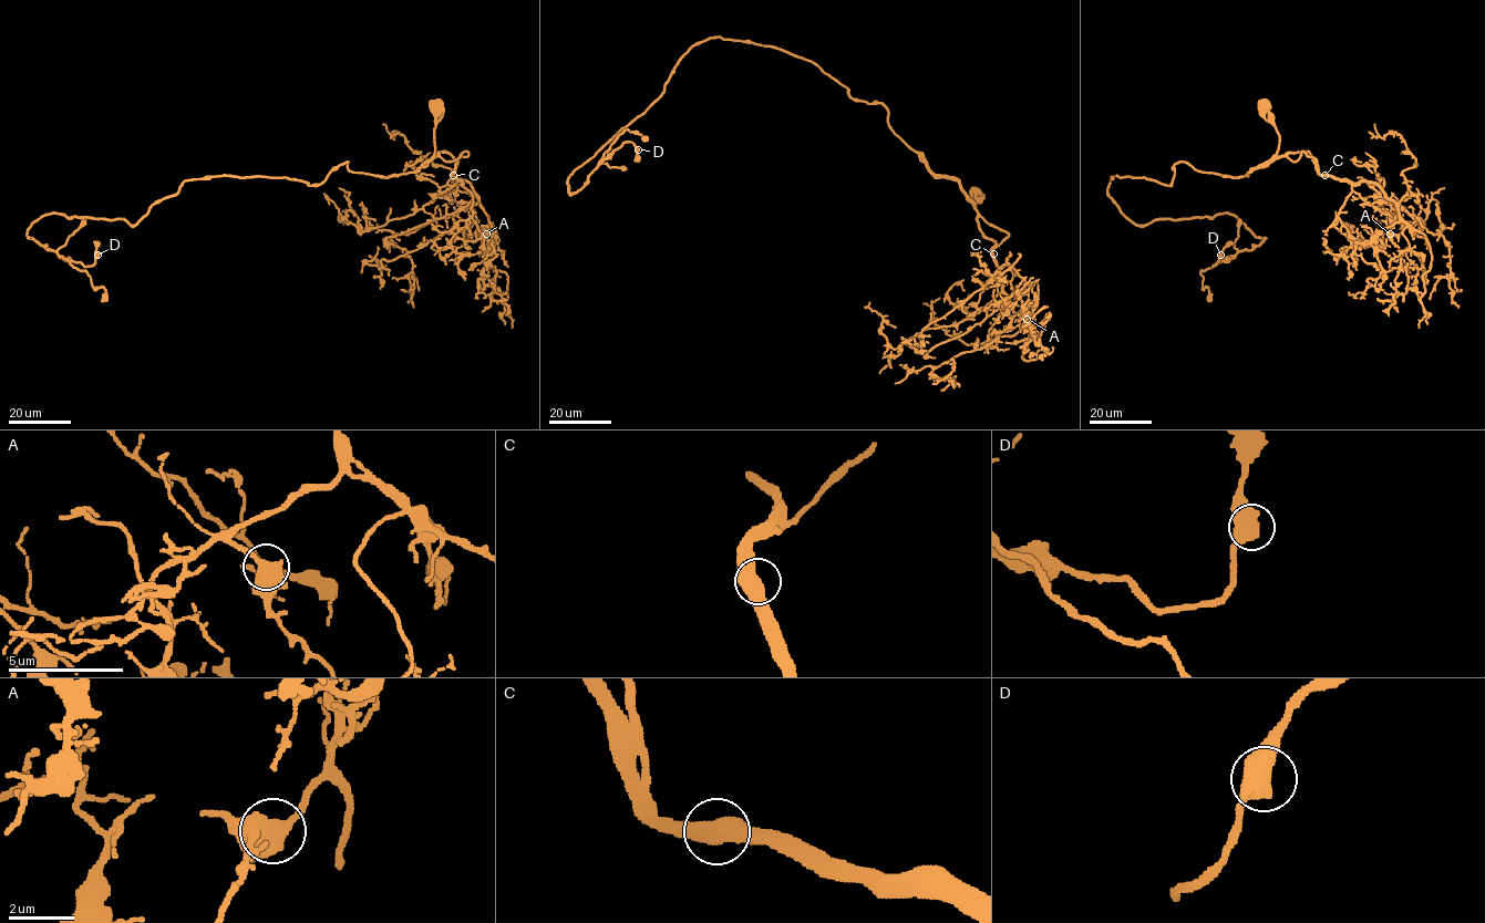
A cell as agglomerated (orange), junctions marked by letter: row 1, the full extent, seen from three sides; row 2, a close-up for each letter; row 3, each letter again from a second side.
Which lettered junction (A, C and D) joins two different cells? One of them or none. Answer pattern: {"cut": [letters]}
{"cut": []}

